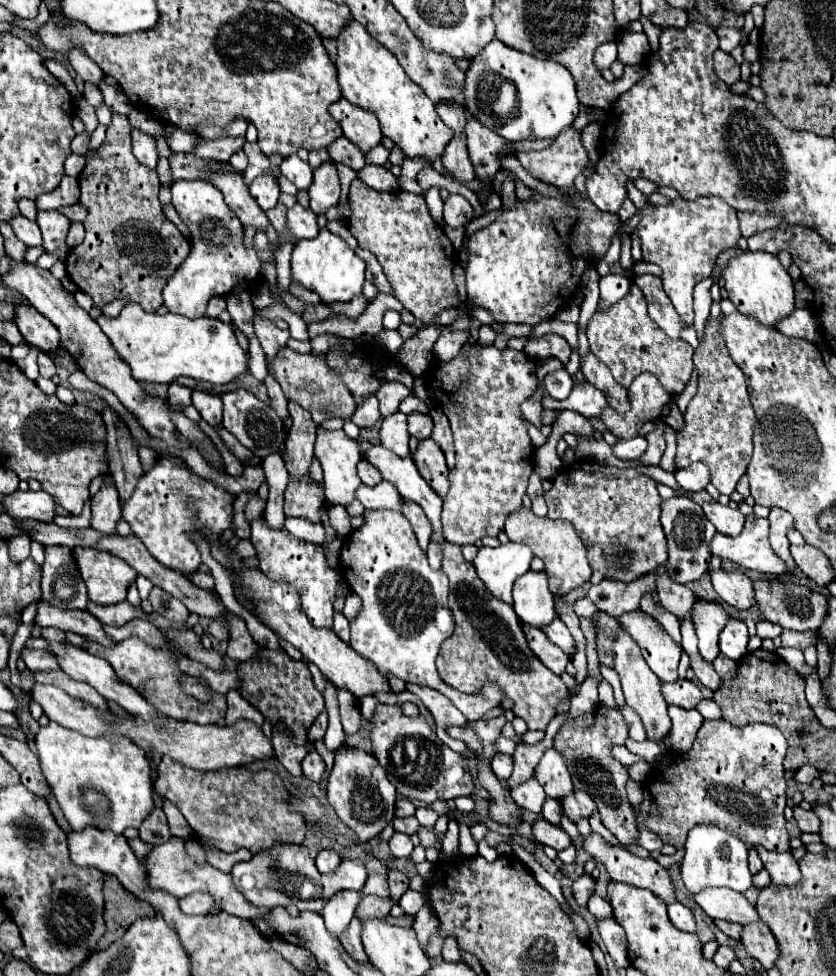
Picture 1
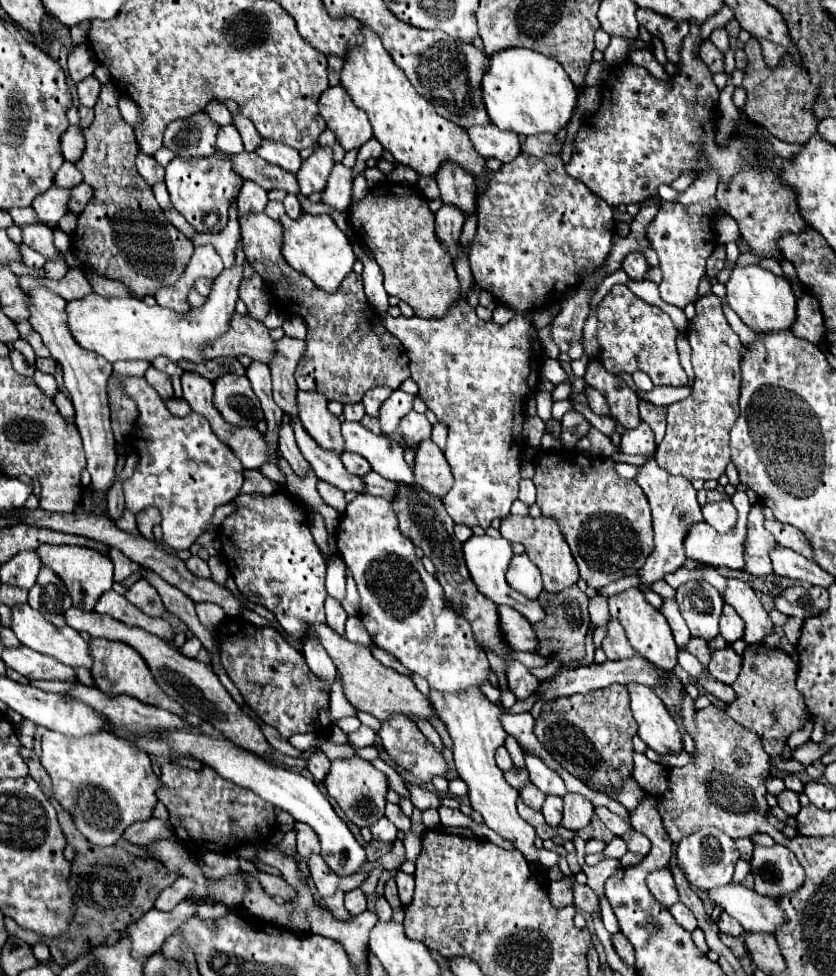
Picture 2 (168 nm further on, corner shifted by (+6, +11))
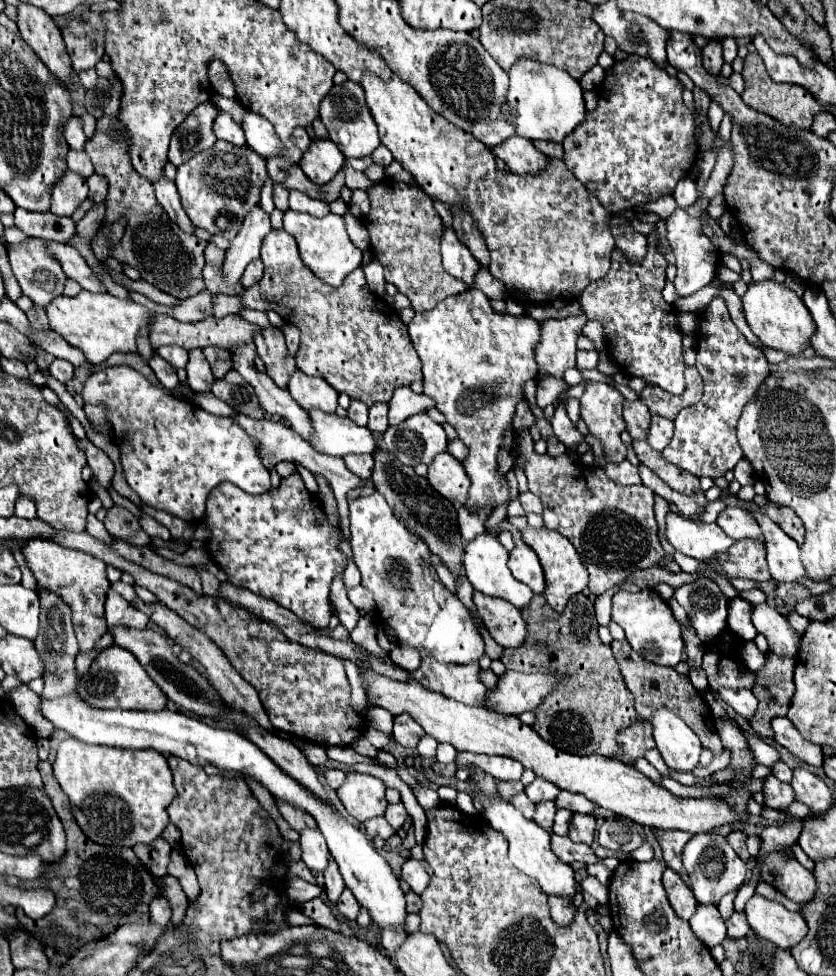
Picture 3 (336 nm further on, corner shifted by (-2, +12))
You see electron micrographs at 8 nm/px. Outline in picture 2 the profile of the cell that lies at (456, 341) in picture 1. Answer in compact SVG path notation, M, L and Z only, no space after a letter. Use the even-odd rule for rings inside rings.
M392 185L388 193L372 191L362 201L350 205L350 223L380 265L388 295L408 303L418 317L442 317L448 305L460 297L454 263L434 237L434 213L418 189L416 195L400 185Z

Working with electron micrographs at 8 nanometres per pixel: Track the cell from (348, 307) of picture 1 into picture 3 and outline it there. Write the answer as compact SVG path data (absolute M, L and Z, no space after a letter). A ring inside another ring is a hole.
M272 228L262 240L260 258L264 262L262 280L236 296L214 294L214 318L236 314L242 308L278 312L284 322L298 326L302 332L300 350L296 354L298 368L308 376L324 378L334 390L362 400L366 406L388 402L394 388L422 380L422 364L410 342L406 324L400 320L394 306L384 298L372 296L360 268L350 272L346 282L338 288L324 284L302 264L296 240L284 228Z

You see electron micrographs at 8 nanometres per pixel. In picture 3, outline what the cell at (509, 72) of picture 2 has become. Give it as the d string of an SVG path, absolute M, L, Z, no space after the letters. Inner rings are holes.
M524 56L516 60L516 64L508 70L508 76L510 88L502 108L506 118L514 124L518 136L530 140L562 142L564 136L584 120L586 108L582 100L582 88L562 68L540 64L538 60L528 60L528 56Z

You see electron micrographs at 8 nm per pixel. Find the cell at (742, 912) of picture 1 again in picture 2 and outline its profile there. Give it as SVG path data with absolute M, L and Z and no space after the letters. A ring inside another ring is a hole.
M728 883L720 889L712 889L710 899L722 905L724 911L728 911L734 919L738 919L746 933L774 935L786 921L776 899L760 897L754 889L746 889L744 885Z

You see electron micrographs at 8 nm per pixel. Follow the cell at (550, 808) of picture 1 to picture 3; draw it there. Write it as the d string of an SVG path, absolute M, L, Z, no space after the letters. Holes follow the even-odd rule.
M558 808L556 812L556 818L554 818L554 834L558 836L564 836L568 832L568 824L570 824L570 818L572 818L572 812L566 810L566 808Z

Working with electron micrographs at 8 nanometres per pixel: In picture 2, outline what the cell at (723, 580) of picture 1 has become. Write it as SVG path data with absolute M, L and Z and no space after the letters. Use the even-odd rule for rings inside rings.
M728 579L724 601L730 603L736 609L736 613L744 619L744 623L746 623L744 641L746 643L760 643L766 635L774 633L770 615L764 611L760 599L756 597L756 593L748 581Z

